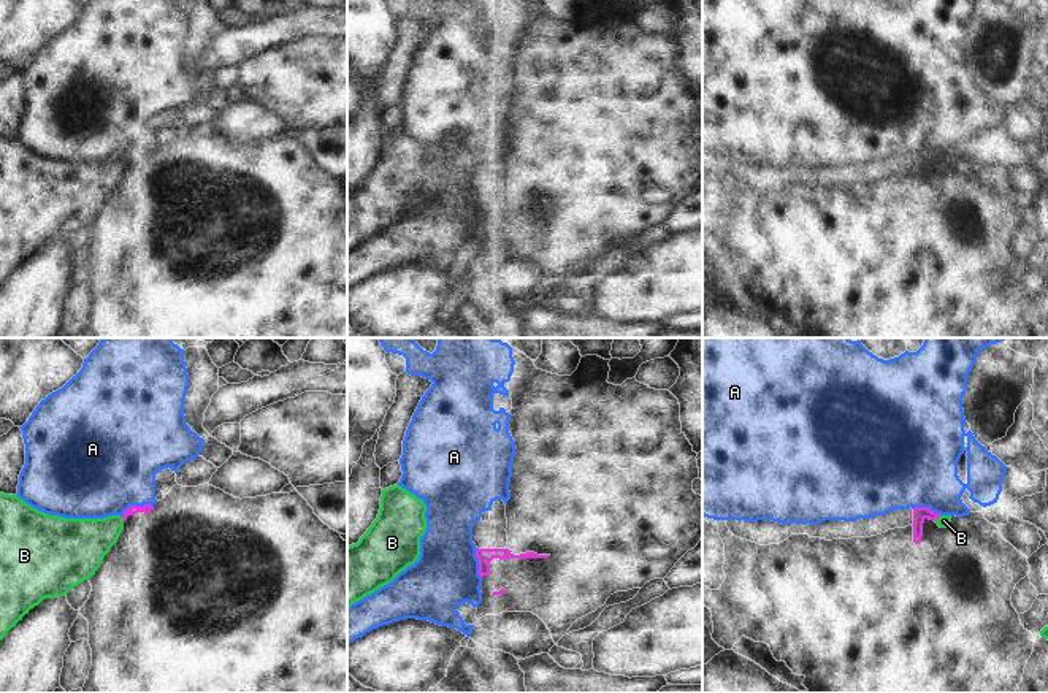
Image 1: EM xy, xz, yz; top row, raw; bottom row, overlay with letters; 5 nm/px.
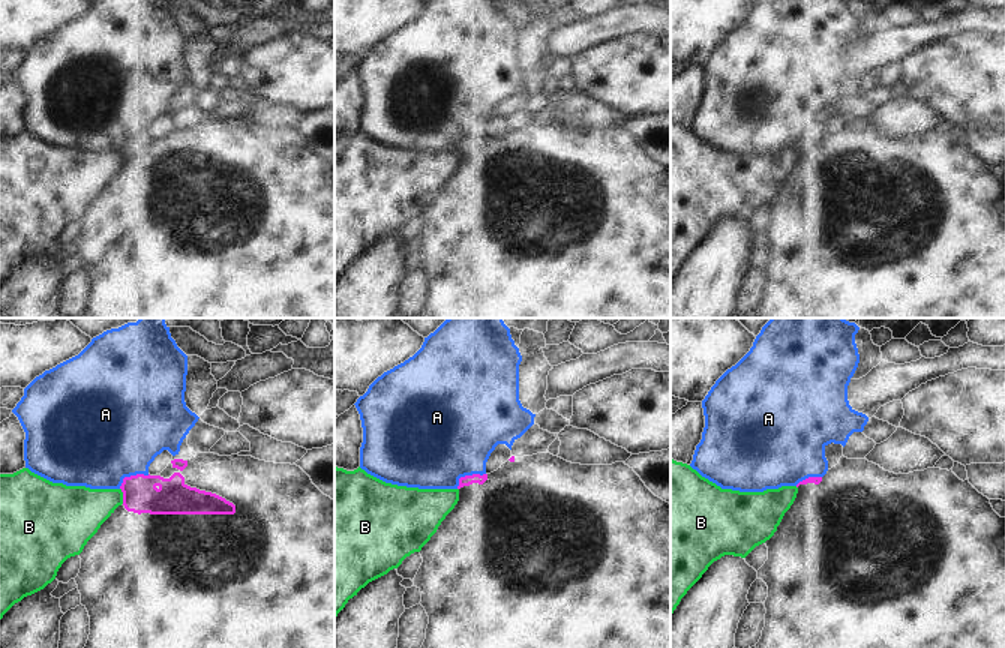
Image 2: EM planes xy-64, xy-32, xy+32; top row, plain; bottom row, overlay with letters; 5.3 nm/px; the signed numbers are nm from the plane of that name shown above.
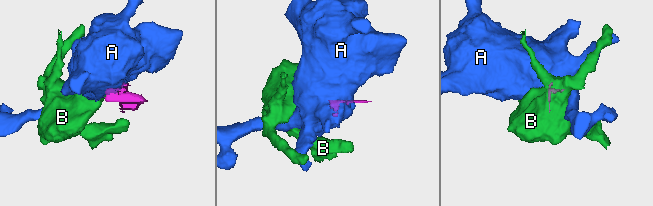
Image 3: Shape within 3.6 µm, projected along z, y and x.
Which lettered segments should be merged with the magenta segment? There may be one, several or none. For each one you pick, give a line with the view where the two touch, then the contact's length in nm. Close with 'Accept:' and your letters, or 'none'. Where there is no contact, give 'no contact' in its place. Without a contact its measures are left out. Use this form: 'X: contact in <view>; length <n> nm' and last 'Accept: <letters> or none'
Accept: none

